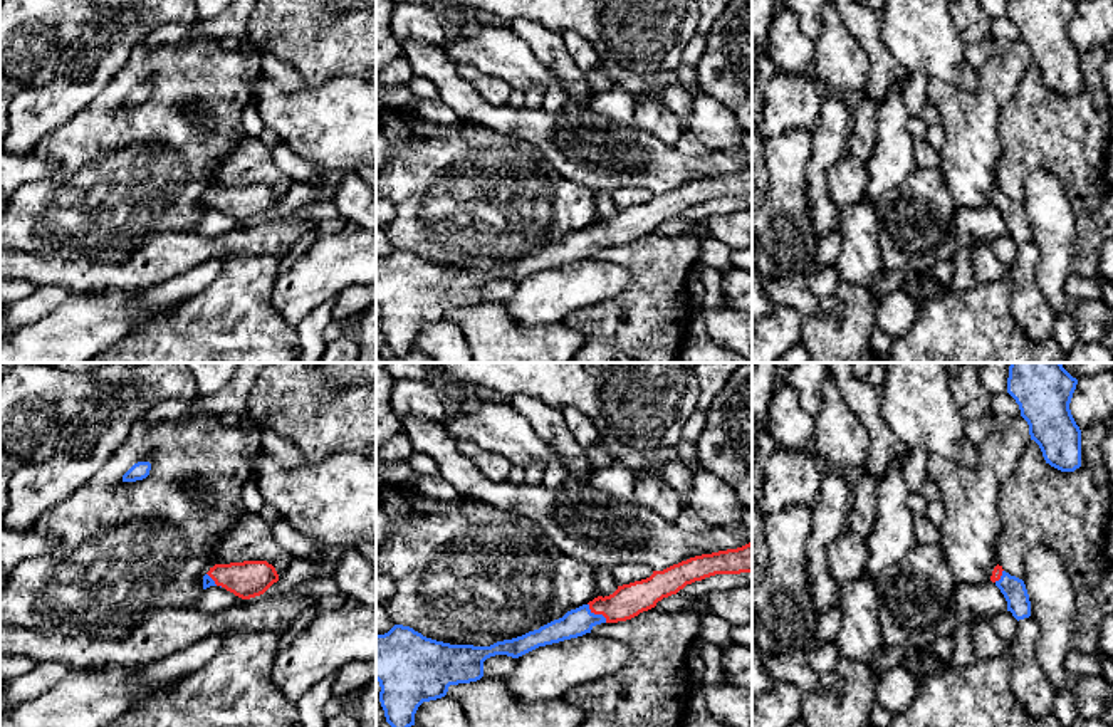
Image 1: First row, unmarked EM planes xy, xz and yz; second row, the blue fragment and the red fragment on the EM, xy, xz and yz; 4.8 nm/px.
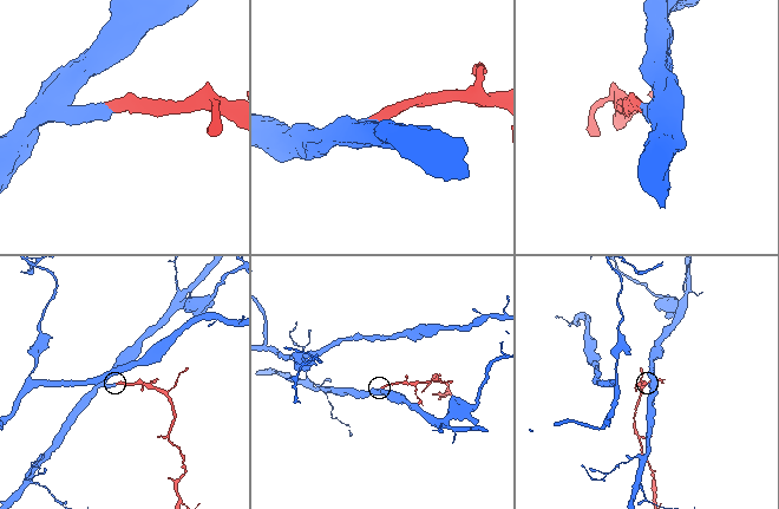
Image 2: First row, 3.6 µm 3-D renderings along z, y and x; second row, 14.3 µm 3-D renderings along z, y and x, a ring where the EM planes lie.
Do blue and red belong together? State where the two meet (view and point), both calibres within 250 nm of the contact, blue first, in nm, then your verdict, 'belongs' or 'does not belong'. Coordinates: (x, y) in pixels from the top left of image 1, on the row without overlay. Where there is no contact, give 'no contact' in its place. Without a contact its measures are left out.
meets blue in xz at (596, 239); 130 nm thick on the blue side, 160 nm on the other; belongs

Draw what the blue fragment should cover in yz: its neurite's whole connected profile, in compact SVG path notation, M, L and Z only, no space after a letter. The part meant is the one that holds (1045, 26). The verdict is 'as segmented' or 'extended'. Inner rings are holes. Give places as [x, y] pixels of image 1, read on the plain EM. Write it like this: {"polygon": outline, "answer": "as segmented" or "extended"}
{"polygon": "M1009 0L1007 17L1016 24L1021 40L1029 49L1034 64L1051 91L1061 96L1074 96L1081 91L1081 54L1076 49L1069 27L1078 3L1073 0Z", "answer": "as segmented"}

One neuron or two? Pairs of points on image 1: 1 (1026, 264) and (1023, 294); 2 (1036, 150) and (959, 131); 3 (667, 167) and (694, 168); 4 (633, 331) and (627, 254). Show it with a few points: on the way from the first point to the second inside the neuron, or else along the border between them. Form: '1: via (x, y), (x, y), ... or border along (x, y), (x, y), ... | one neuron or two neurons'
1: via (1024, 271), (1024, 287) | one neuron
2: border along (1008, 103), (1001, 109), (999, 163), (994, 180) | two neurons
3: via (674, 168), (687, 168) | one neuron
4: via (640, 313), (640, 272) | one neuron

